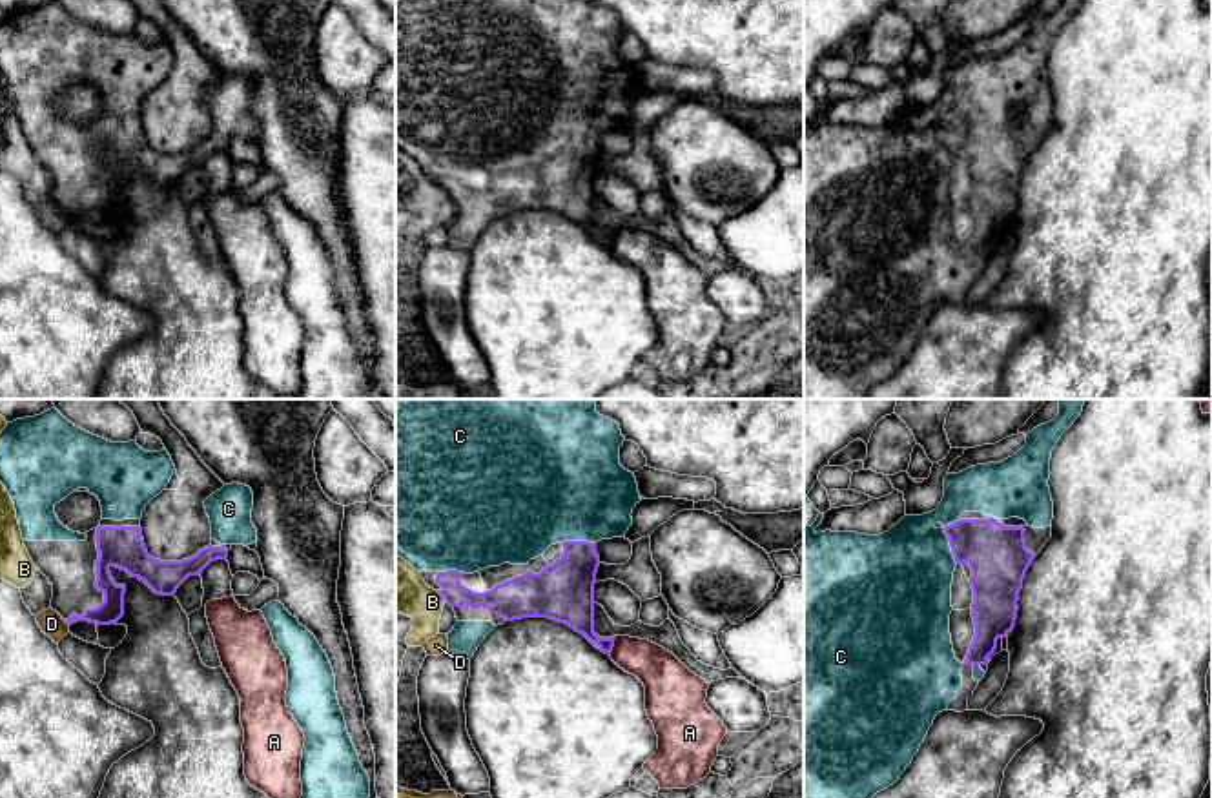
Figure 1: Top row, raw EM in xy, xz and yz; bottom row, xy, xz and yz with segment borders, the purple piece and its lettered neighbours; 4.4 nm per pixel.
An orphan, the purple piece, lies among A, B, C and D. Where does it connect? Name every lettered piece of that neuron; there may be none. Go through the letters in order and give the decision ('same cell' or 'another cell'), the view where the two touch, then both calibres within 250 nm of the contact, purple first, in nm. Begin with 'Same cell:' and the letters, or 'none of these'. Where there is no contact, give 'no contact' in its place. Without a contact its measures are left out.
Same cell: C
A: another cell | xz | 180/190 nm
B: another cell | xz | 120/220 nm
C: same cell | yz | 260/420 nm
D: another cell | xy | 110/110 nm

